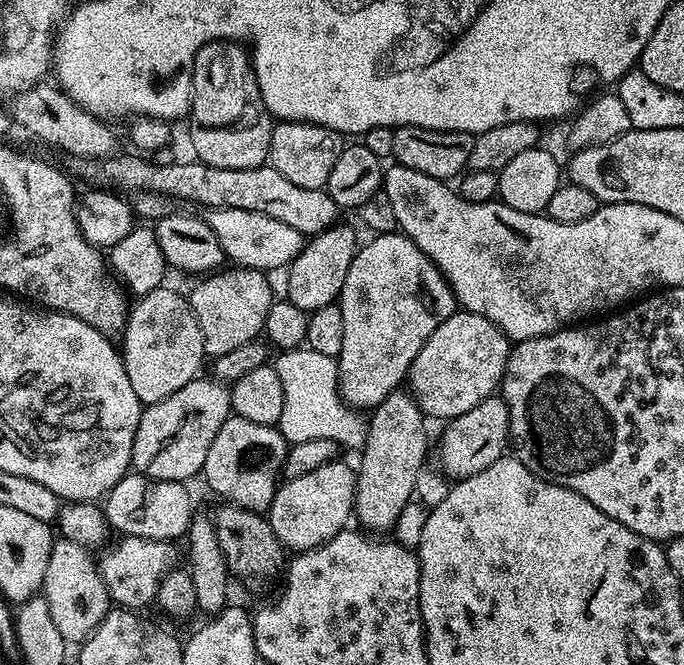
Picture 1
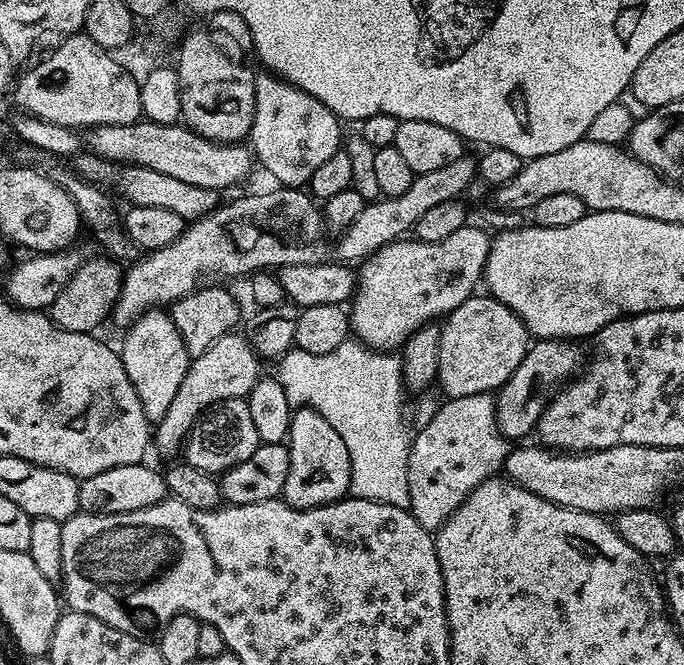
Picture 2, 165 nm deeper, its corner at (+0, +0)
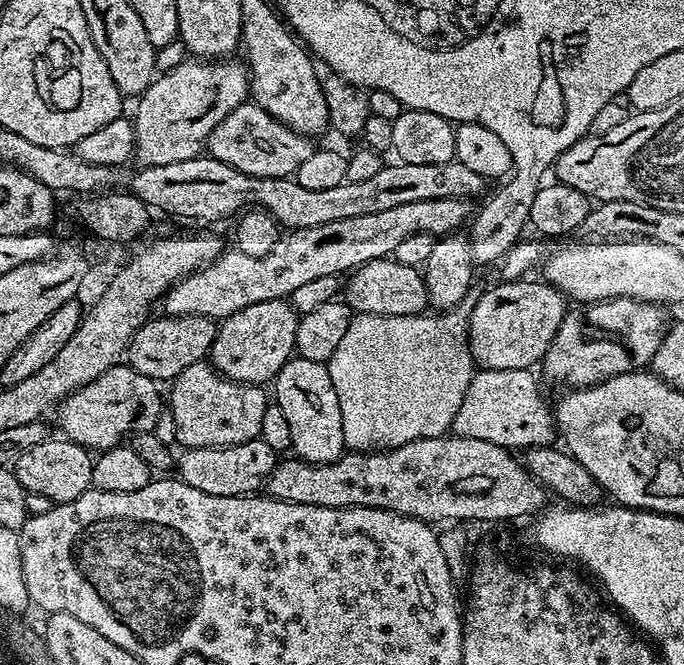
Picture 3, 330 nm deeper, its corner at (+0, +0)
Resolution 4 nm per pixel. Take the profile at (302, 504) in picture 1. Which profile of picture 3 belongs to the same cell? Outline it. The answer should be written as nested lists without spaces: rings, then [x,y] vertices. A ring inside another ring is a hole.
[[[293,358],[287,360],[274,381],[274,403],[282,406],[286,422],[290,422],[291,451],[310,464],[332,464],[345,455],[342,410],[327,363]]]

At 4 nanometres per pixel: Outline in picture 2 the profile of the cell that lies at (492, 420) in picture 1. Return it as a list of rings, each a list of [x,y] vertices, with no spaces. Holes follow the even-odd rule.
[[[537,339],[529,347],[522,362],[518,362],[518,370],[514,370],[512,377],[498,389],[496,425],[500,427],[501,432],[508,437],[509,441],[523,441],[520,439],[527,432],[531,433],[535,429],[544,412],[544,407],[552,399],[558,386],[563,385],[581,367],[580,352],[574,345],[575,343],[567,340]]]

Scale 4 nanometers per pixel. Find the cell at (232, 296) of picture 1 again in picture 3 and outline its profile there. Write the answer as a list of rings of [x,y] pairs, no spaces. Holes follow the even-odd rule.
[[[171,314],[161,320],[149,319],[128,341],[126,360],[135,372],[141,372],[157,382],[171,382],[186,366],[199,364],[212,351],[216,340],[217,321],[207,316],[191,314]]]

